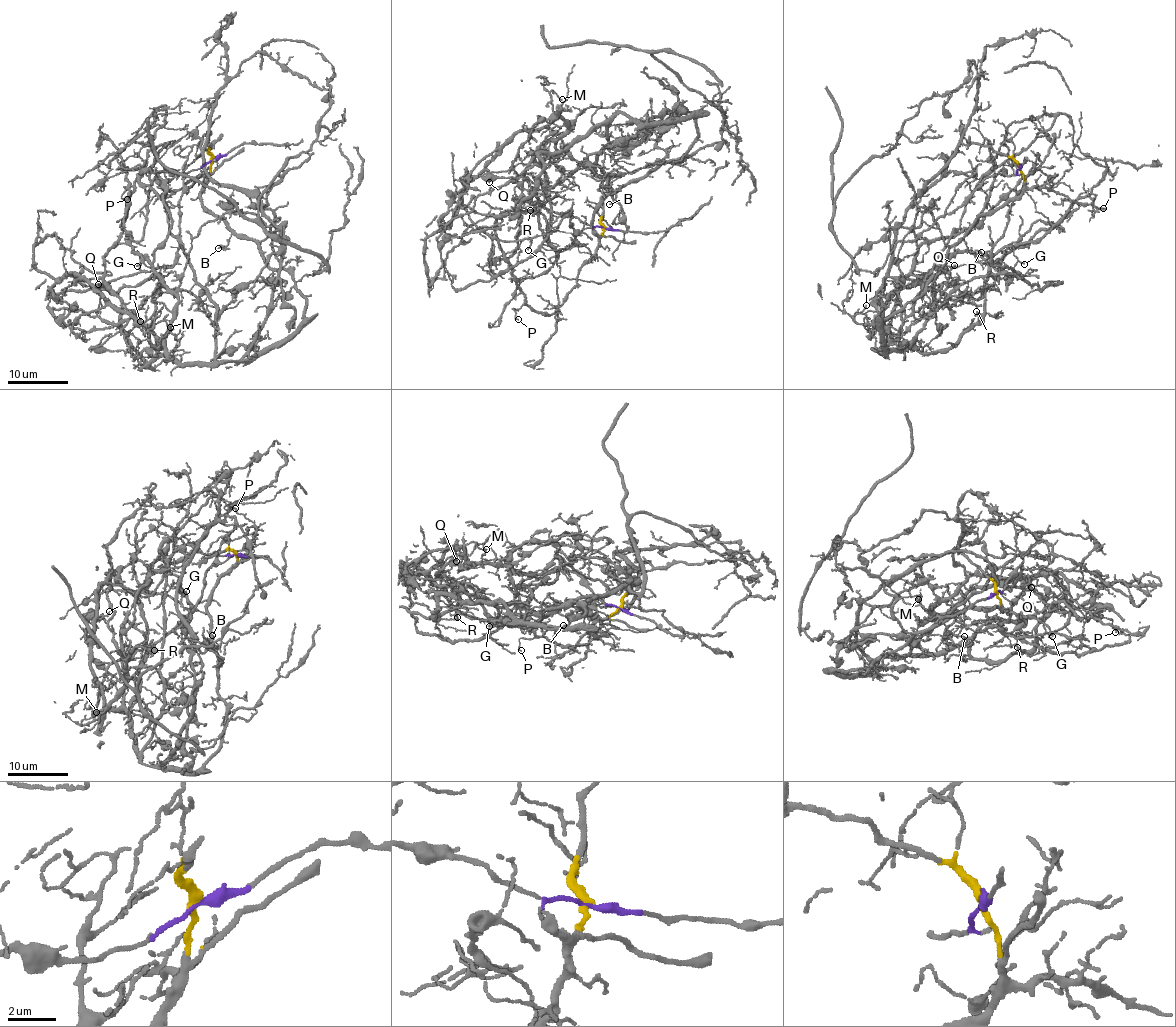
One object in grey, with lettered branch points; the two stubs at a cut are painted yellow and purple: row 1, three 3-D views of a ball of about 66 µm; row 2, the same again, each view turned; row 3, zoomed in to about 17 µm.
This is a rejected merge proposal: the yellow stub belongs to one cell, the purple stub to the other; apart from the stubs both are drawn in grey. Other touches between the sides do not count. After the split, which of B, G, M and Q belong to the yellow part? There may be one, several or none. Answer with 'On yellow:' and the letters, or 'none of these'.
On yellow: B

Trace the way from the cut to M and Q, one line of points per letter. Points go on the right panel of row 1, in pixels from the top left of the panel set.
M: (1019, 167), (994, 177), (970, 230), (925, 240), (874, 324), (854, 319), (866, 304)
Q: (1019, 167), (994, 177), (970, 230), (925, 240), (883, 308), (886, 318), (903, 288), (955, 264)

